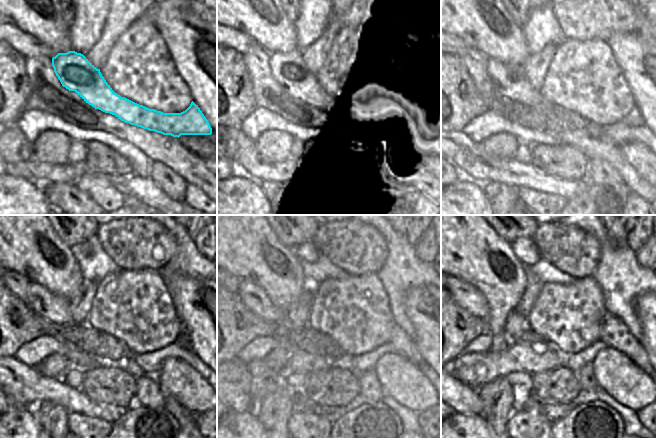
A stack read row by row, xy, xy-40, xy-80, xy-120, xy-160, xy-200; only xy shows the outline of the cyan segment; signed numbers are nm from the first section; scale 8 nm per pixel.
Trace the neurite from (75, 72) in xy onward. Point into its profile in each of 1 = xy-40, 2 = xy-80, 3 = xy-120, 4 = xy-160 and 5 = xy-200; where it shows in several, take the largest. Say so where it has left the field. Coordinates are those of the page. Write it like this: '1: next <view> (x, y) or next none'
1: next xy-40 (288, 69)
2: next xy-80 (510, 80)
3: next xy-120 (55, 308)
4: next xy-160 (254, 297)
5: next xy-200 (466, 295)

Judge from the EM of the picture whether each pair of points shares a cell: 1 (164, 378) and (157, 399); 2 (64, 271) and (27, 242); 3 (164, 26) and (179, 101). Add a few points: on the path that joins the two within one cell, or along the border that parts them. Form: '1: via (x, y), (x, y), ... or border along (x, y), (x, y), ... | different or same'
1: border along (153, 376), (157, 385), (166, 396) | different
2: via (54, 269), (36, 252) | same
3: border along (159, 34), (176, 71), (181, 76) | different

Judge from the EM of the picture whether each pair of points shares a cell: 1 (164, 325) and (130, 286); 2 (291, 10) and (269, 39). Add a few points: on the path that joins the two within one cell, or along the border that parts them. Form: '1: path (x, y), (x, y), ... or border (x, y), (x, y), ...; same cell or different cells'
1: path (154, 315), (135, 296); same cell
2: border (283, 10), (286, 17), (293, 23); different cells

